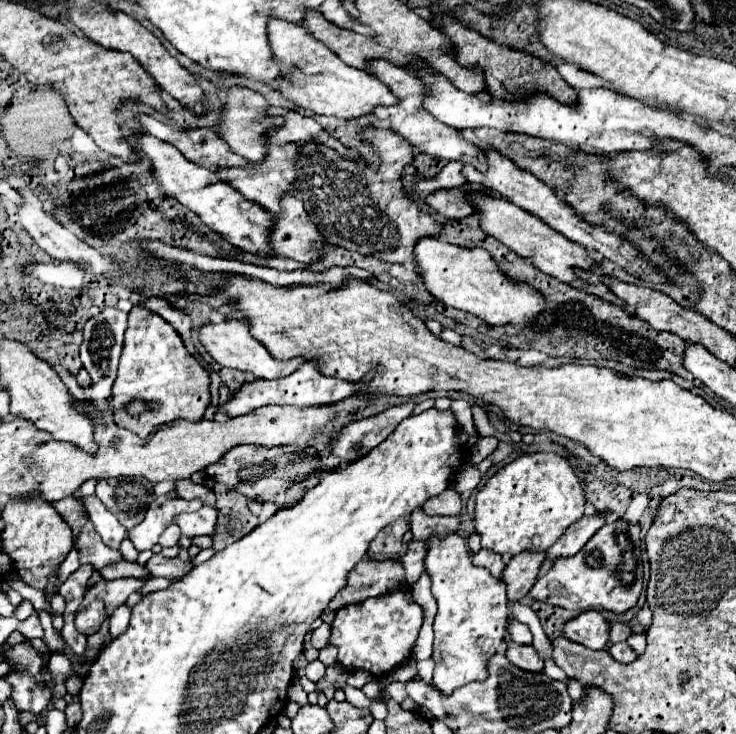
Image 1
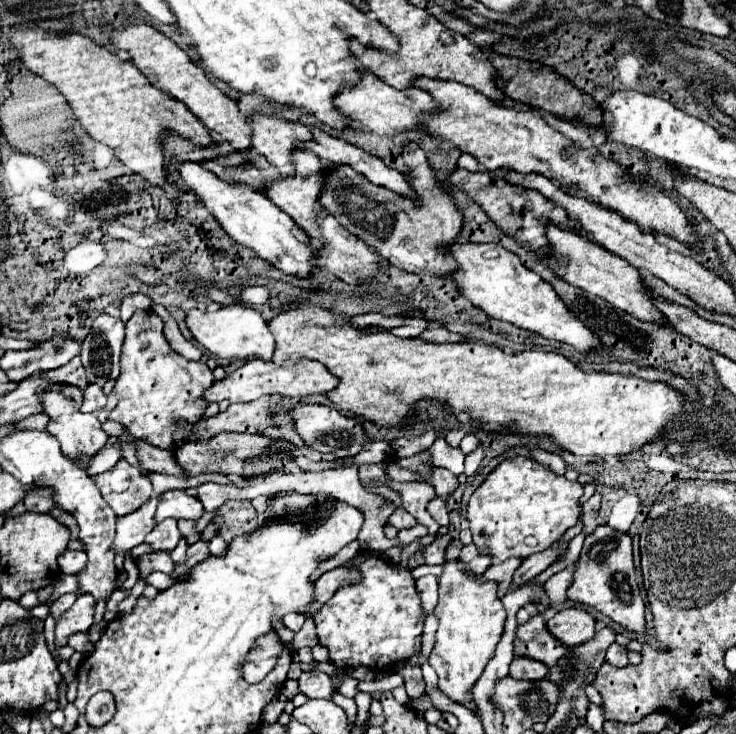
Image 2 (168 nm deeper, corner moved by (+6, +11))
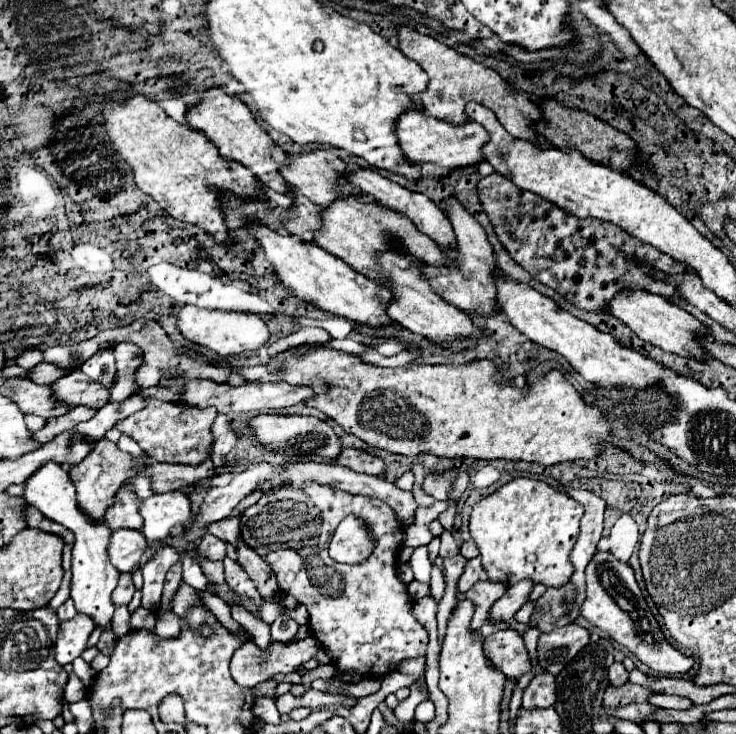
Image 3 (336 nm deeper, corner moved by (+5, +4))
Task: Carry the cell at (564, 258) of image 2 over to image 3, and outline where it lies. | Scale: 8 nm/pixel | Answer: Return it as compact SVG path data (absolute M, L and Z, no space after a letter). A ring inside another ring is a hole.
M619 289L613 295L611 303L607 303L607 311L611 315L615 315L617 319L621 319L625 325L629 325L637 333L639 339L661 347L663 351L687 355L687 357L691 355L691 357L697 357L697 359L701 359L705 355L703 347L695 339L697 333L707 335L705 325L699 323L693 315L689 315L685 309L677 307L675 303L667 301L661 295L653 295L653 293L643 291L643 289Z

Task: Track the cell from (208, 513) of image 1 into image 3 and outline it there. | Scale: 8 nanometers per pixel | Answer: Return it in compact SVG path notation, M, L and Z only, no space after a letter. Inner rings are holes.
M169 491L153 495L143 501L141 515L145 519L145 537L149 543L157 543L169 537L175 525L191 523L191 501L183 491Z

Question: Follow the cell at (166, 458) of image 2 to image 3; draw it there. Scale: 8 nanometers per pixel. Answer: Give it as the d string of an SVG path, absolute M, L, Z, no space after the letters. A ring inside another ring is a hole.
M105 437L99 439L99 443L95 443L91 455L87 455L87 459L83 459L83 463L77 463L75 467L69 467L69 477L73 479L73 483L77 487L77 503L79 503L81 511L91 515L91 519L103 519L105 509L113 503L115 491L125 481L141 475L147 465L149 465L147 455L135 457L135 455L129 455L129 453L123 453L115 447L115 443L107 441Z

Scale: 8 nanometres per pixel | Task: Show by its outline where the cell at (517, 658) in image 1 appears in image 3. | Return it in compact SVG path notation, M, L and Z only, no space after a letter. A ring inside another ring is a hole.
M547 671L535 675L523 691L523 707L551 707L555 703L555 677Z

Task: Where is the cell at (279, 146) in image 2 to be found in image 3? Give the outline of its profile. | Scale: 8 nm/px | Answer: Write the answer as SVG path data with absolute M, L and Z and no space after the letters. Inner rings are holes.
M315 149L315 151L307 151L307 153L287 153L287 165L283 165L279 169L279 173L283 175L283 179L295 187L299 193L303 193L309 201L313 201L315 205L329 205L337 195L333 191L335 185L341 185L341 189L345 193L349 193L353 187L345 181L345 173L351 171L351 165L347 165L345 161L341 161L339 157L335 157L329 149Z

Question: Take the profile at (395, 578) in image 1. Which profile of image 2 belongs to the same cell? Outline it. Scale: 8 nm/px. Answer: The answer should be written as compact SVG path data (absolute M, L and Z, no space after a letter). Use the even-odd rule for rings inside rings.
M338 566L338 568L326 572L314 586L314 602L324 604L326 600L330 600L334 596L334 592L340 588L340 584L354 582L354 580L358 580L358 572L354 568Z

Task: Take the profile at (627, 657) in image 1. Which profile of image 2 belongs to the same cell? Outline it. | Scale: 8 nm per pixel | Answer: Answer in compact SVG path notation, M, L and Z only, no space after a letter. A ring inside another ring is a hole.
M612 644L606 652L606 662L616 666L616 668L624 668L628 664L628 656L626 656L626 648L620 646L620 644Z

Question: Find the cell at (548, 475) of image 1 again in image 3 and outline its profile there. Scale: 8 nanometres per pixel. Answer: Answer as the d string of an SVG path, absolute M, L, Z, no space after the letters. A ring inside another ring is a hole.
M517 477L473 505L469 531L491 581L513 585L529 577L533 583L561 587L573 573L569 555L579 535L581 515L583 507L569 495L539 479Z

